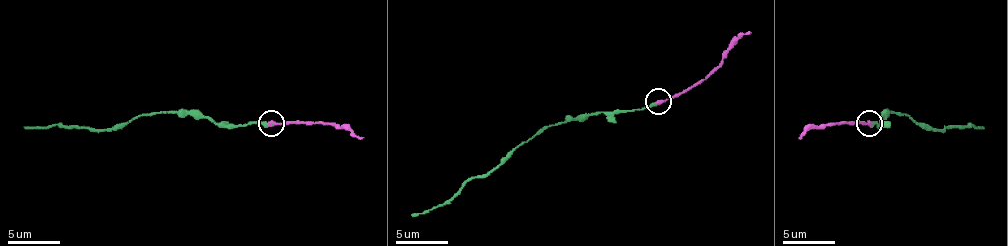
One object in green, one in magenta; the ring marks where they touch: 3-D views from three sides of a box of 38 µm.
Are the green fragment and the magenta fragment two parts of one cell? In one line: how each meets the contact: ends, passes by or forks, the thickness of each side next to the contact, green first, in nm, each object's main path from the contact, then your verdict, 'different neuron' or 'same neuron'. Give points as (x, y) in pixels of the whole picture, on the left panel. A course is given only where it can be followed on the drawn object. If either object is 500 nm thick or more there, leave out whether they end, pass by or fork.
green ends; magenta ends; calibres 240 and 300 nm; course green (272, 124), (217, 126), (207, 118), (194, 118), (188, 113), (141, 113), (108, 129), (56, 126), (24, 129); course magenta (272, 124), (334, 124), (344, 126), (363, 139); same neuron

